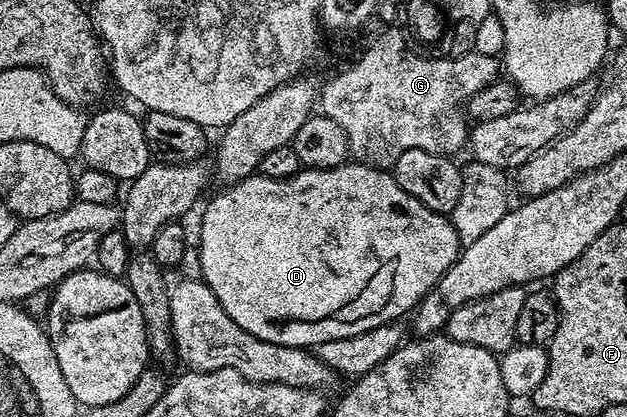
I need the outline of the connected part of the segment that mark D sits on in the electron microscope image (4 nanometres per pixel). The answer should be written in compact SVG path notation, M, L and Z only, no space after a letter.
M348 161L342 163L340 167L333 169L300 169L297 174L288 179L274 179L273 177L265 177L258 173L251 175L248 179L243 179L240 183L232 183L222 188L220 195L215 195L211 200L206 200L207 208L203 211L203 220L199 223L199 243L197 242L197 250L199 252L199 260L201 261L201 273L203 274L203 282L209 285L209 289L213 289L213 297L217 297L217 301L221 301L221 309L225 309L225 313L229 313L229 317L233 317L233 321L237 321L237 325L241 325L241 329L245 329L245 333L253 333L253 337L261 337L261 341L269 341L273 345L289 345L290 347L302 347L304 349L318 348L320 343L325 341L337 341L345 337L353 337L357 333L365 333L369 329L377 329L386 323L393 323L402 320L403 314L414 312L419 306L419 300L429 293L429 289L433 289L433 285L437 285L437 281L443 274L453 265L453 261L461 250L461 244L458 237L458 231L451 223L448 216L437 213L433 209L429 209L425 205L421 205L421 201L417 201L417 197L409 197L409 193L405 193L405 189L401 189L397 185L394 174L390 170L380 169L377 167L369 167L366 163L358 161Z

